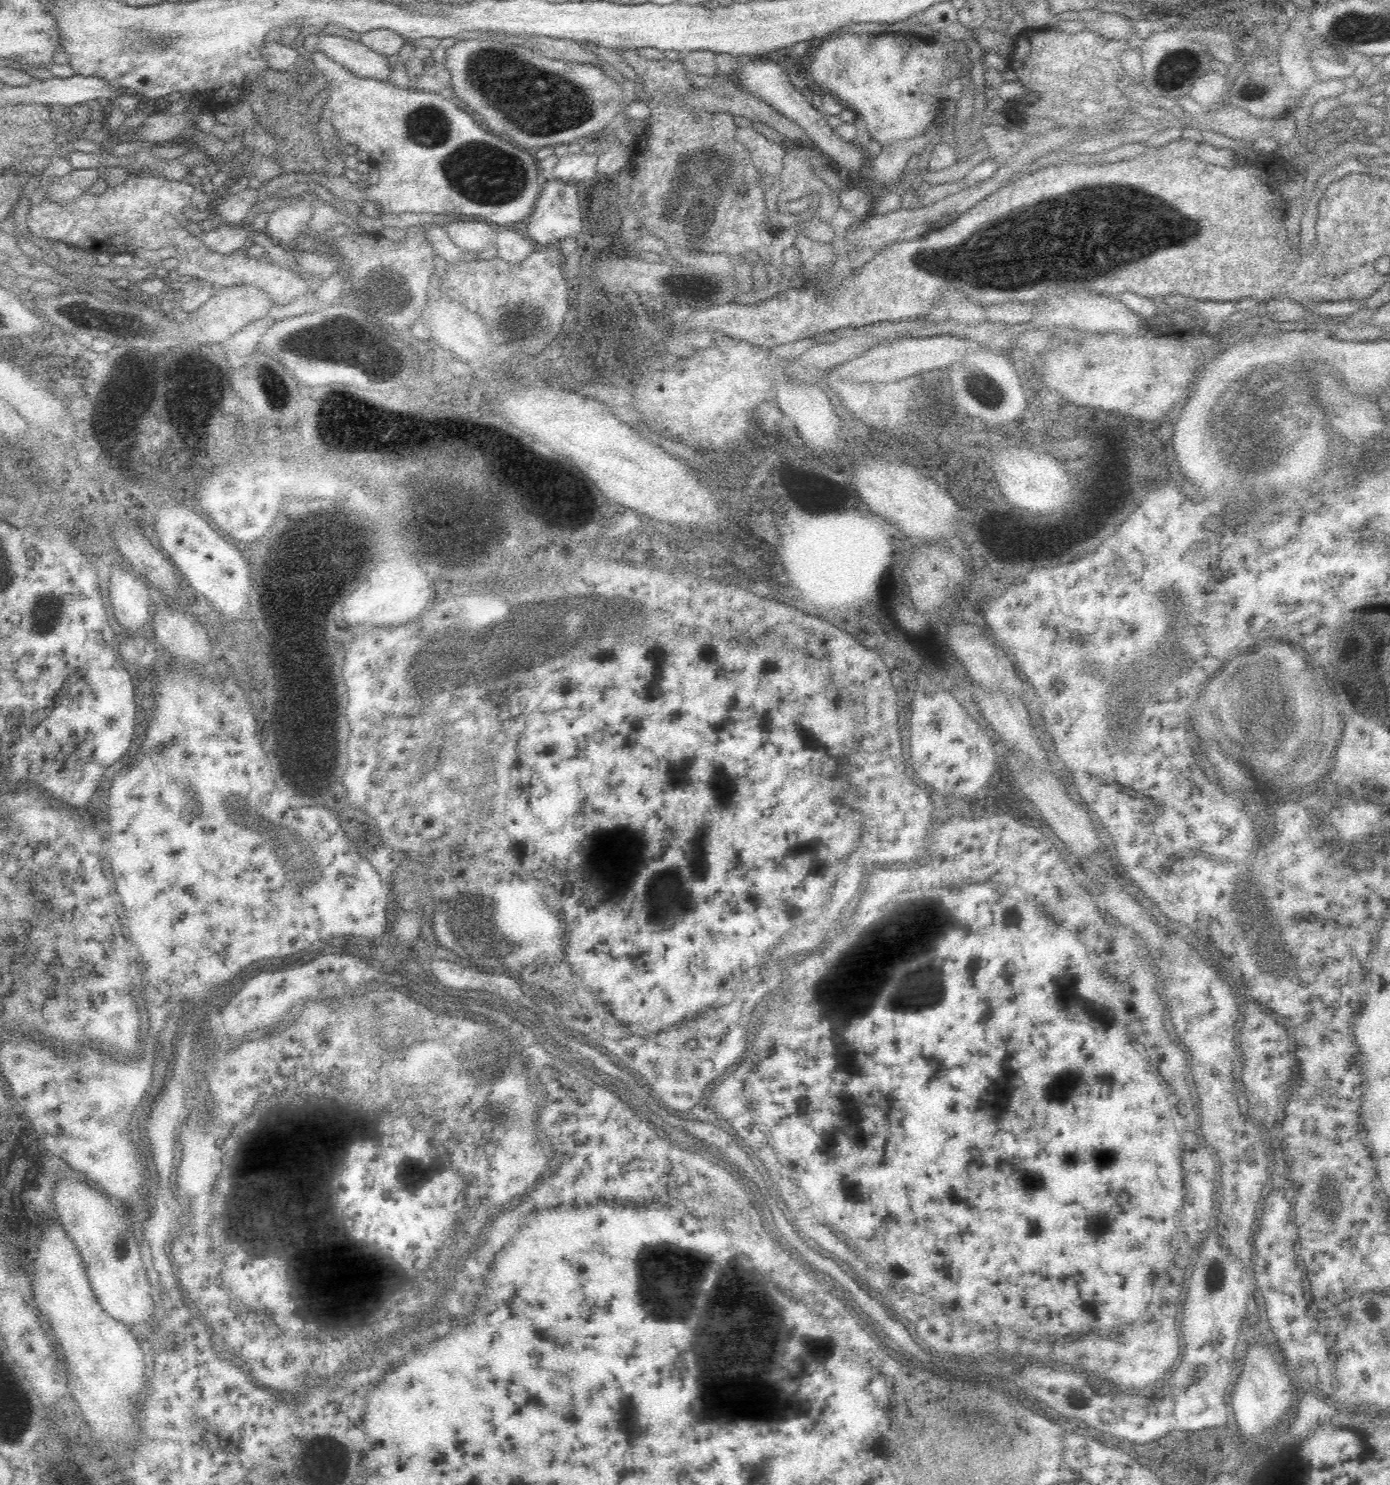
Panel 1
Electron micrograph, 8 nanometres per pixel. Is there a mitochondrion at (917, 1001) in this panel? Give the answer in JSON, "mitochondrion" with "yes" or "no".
{"mitochondrion":"yes"}

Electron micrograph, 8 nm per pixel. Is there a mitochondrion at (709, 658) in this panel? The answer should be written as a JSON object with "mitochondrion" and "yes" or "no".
{"mitochondrion":"yes"}

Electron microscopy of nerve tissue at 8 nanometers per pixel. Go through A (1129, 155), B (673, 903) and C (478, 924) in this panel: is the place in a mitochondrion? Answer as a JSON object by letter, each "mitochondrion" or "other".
{"A":"other","B":"mitochondrion","C":"mitochondrion"}

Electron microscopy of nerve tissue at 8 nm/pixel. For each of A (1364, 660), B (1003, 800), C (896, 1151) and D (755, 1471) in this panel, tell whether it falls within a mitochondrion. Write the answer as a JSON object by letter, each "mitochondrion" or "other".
{"A":"mitochondrion","B":"other","C":"other","D":"mitochondrion"}

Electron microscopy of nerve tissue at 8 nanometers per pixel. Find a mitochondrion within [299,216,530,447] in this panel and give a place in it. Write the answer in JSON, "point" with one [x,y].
{"point":[339,430]}

